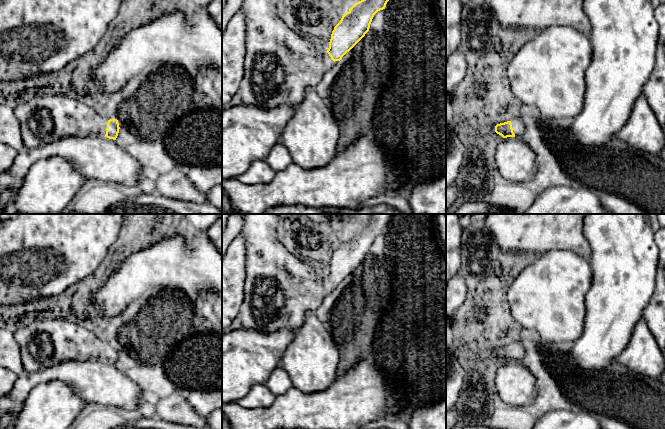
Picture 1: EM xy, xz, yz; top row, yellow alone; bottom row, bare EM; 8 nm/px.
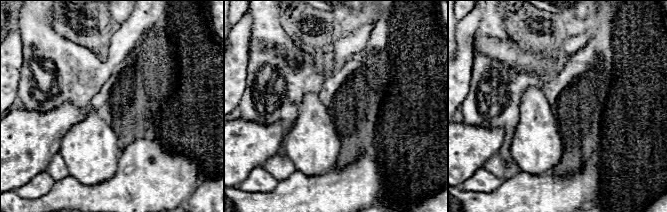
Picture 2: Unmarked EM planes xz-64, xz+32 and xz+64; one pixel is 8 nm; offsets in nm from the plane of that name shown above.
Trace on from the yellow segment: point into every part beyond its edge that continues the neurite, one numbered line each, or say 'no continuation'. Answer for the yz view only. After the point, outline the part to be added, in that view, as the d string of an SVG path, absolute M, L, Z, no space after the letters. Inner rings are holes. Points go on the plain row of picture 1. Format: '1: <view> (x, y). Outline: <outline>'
1: yz (517, 347). Outline: M521 340L513 342L511 344L513 356L515 360L521 361L521 359L524 357L524 345Z

